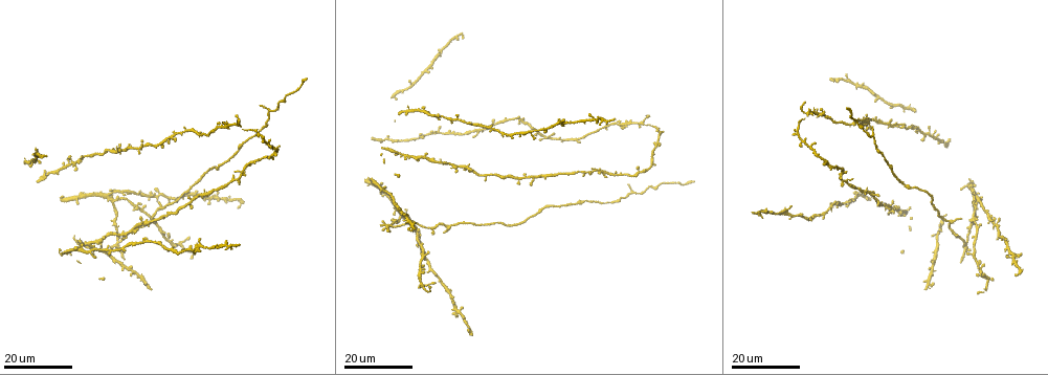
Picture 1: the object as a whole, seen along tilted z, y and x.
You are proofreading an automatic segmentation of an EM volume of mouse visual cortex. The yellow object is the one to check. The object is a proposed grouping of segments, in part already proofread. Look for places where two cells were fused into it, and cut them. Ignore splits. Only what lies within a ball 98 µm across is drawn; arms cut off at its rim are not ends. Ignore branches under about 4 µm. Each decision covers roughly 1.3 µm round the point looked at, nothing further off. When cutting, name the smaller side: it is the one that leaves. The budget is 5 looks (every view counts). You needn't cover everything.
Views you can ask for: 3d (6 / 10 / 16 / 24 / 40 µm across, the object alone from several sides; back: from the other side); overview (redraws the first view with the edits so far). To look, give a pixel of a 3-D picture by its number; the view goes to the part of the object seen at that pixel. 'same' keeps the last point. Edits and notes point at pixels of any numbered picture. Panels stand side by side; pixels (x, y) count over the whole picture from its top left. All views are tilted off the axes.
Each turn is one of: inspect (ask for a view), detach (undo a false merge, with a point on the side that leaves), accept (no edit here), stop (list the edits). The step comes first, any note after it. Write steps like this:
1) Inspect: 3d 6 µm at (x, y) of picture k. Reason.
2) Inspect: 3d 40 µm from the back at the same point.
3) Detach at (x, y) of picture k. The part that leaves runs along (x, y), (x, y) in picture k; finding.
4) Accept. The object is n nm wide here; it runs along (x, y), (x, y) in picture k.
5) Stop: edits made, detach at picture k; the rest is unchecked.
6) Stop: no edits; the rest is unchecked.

Inspect: 3d 16 µm at (643, 122) of picture 1. Three arms meet.

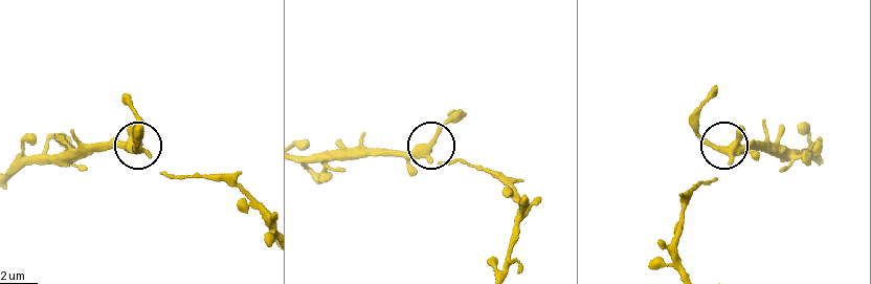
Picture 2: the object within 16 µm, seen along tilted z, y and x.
Inspect: 3d 10 µm at (724, 149) of picture 2. Zoom in.

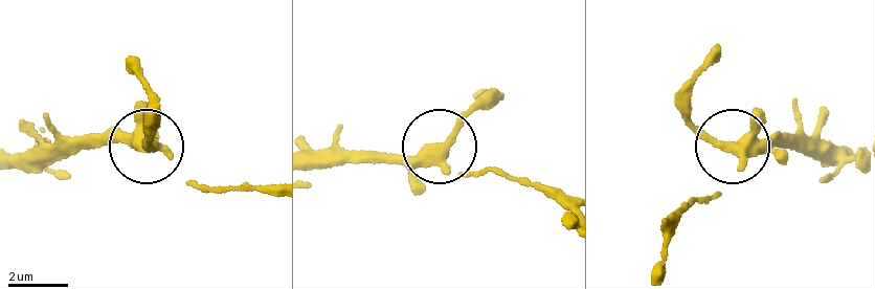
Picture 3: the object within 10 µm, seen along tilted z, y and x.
Accept. The side arm is 5 µm long; one cell here.

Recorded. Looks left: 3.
Inspect: 3d 24 µm at (507, 119) of picture 1. Sudden change in width.

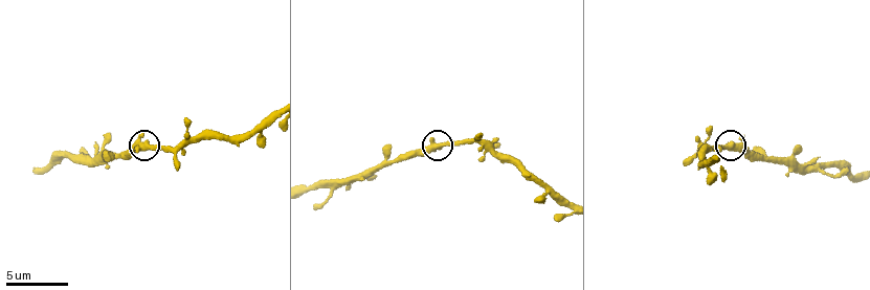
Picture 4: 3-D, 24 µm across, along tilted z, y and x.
Inspect: 3d 6 µm at (150, 145) of picture 4.

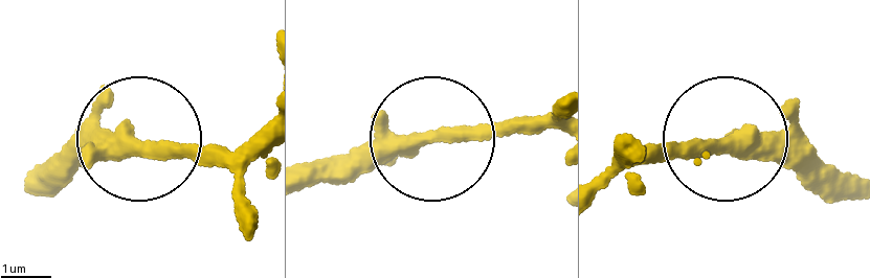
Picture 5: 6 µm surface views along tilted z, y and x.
Accept. 3 arms meet here; it runs along (638, 153), (728, 136), (815, 155) in picture 5; continuous, no second cell.

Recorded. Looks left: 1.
Stop: no edits; the rest is unchecked.

